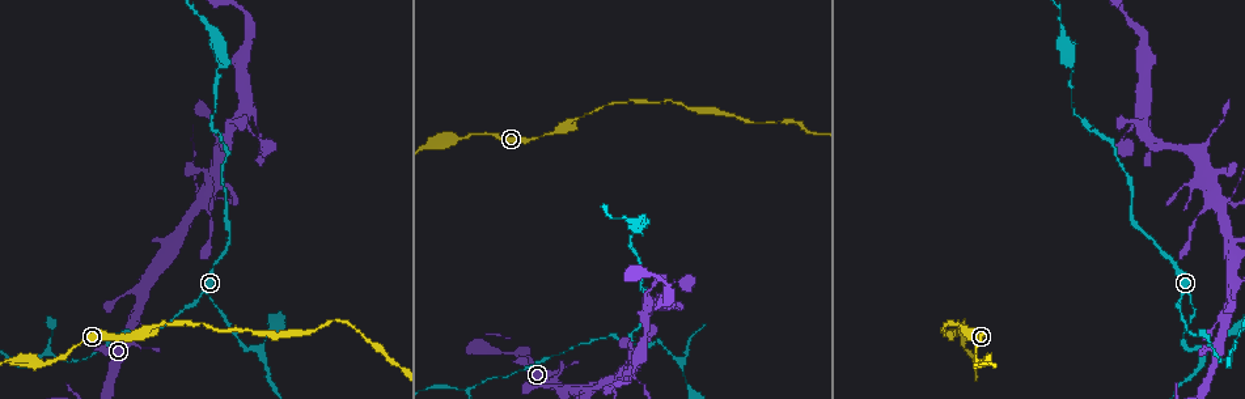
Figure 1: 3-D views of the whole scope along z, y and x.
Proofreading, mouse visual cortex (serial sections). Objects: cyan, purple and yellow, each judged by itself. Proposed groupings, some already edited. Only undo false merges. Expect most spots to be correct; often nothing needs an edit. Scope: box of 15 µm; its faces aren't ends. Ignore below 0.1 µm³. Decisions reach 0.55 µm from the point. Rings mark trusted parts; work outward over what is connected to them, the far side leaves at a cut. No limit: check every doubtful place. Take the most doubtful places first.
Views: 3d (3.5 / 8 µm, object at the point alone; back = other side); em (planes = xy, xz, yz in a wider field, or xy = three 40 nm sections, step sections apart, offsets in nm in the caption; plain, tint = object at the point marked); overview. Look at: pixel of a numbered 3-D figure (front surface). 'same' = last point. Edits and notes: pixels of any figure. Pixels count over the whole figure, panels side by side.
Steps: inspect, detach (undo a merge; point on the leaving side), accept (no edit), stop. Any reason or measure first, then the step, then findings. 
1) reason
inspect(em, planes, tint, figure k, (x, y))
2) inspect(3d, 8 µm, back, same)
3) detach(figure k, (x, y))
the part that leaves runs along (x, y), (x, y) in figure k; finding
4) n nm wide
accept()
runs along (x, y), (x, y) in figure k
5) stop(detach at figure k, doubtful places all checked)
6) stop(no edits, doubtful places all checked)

a fork
inspect(3d, 3.5 µm, figure 1, (675, 359))

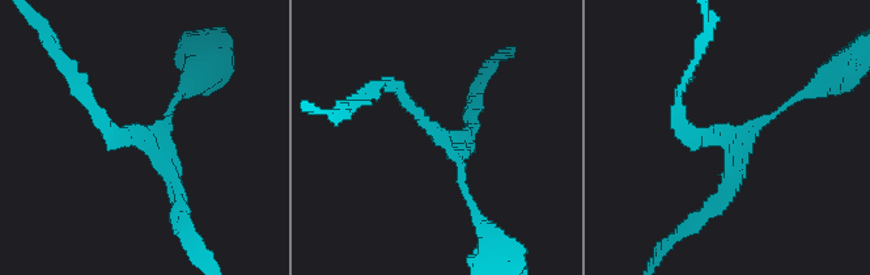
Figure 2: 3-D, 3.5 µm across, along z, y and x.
3 arms; arms of 100, 200, 200 nm; shape alone is not enough
inspect(em, xy, step 1, tint, figure 2, (440, 137))

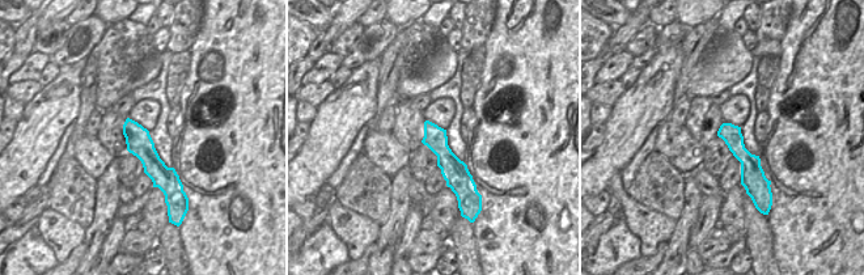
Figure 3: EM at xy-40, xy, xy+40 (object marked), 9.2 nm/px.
accept()
all the same cell

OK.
sudden change in width
inspect(3d, 3.5 µm, figure 1, (616, 393))

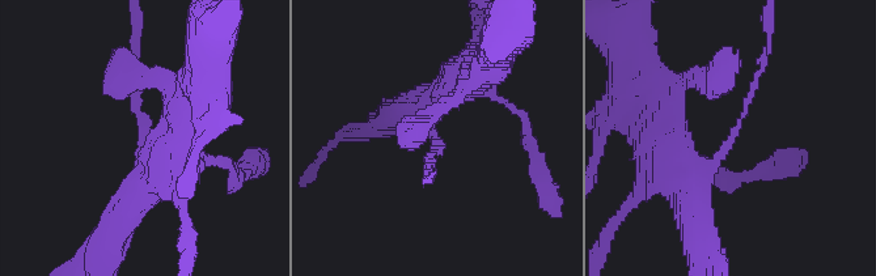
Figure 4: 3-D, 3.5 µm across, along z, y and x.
arms of 100, 400 nm
accept()
runs along (694, 207), (761, 67) in figure 4; all the same cell

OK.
branch point
inspect(3d, 3.5 µm, figure 1, (1230, 355))

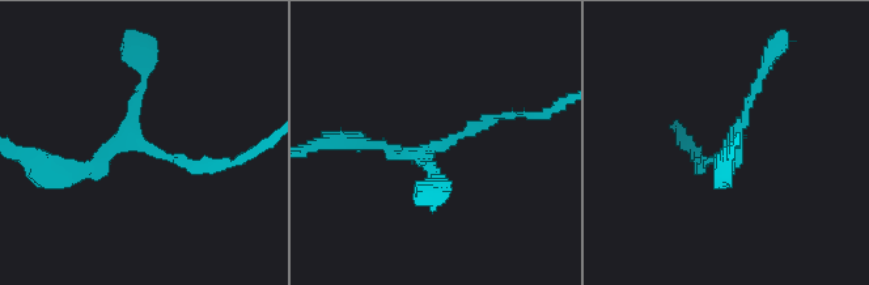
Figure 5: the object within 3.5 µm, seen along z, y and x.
3 arms; arms of 100, 100, 150 nm; now the EM
inspect(em, xy, step 2, tint, figure 5, (423, 150))

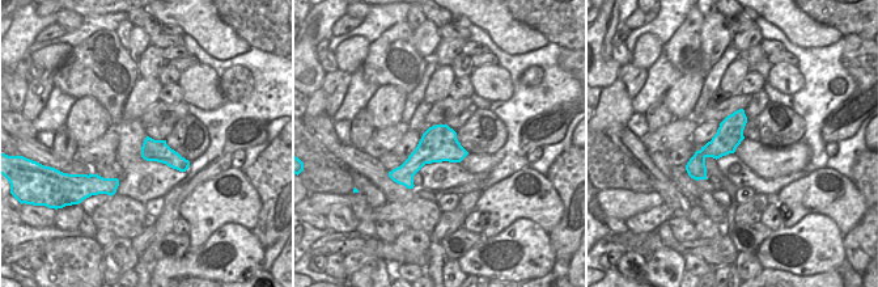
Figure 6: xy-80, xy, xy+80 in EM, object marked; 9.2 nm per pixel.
accept()
runs along (494, 119), (410, 156), (346, 143) in figure 5; one cell here

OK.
stop(no edits, doubtful places all checked)

